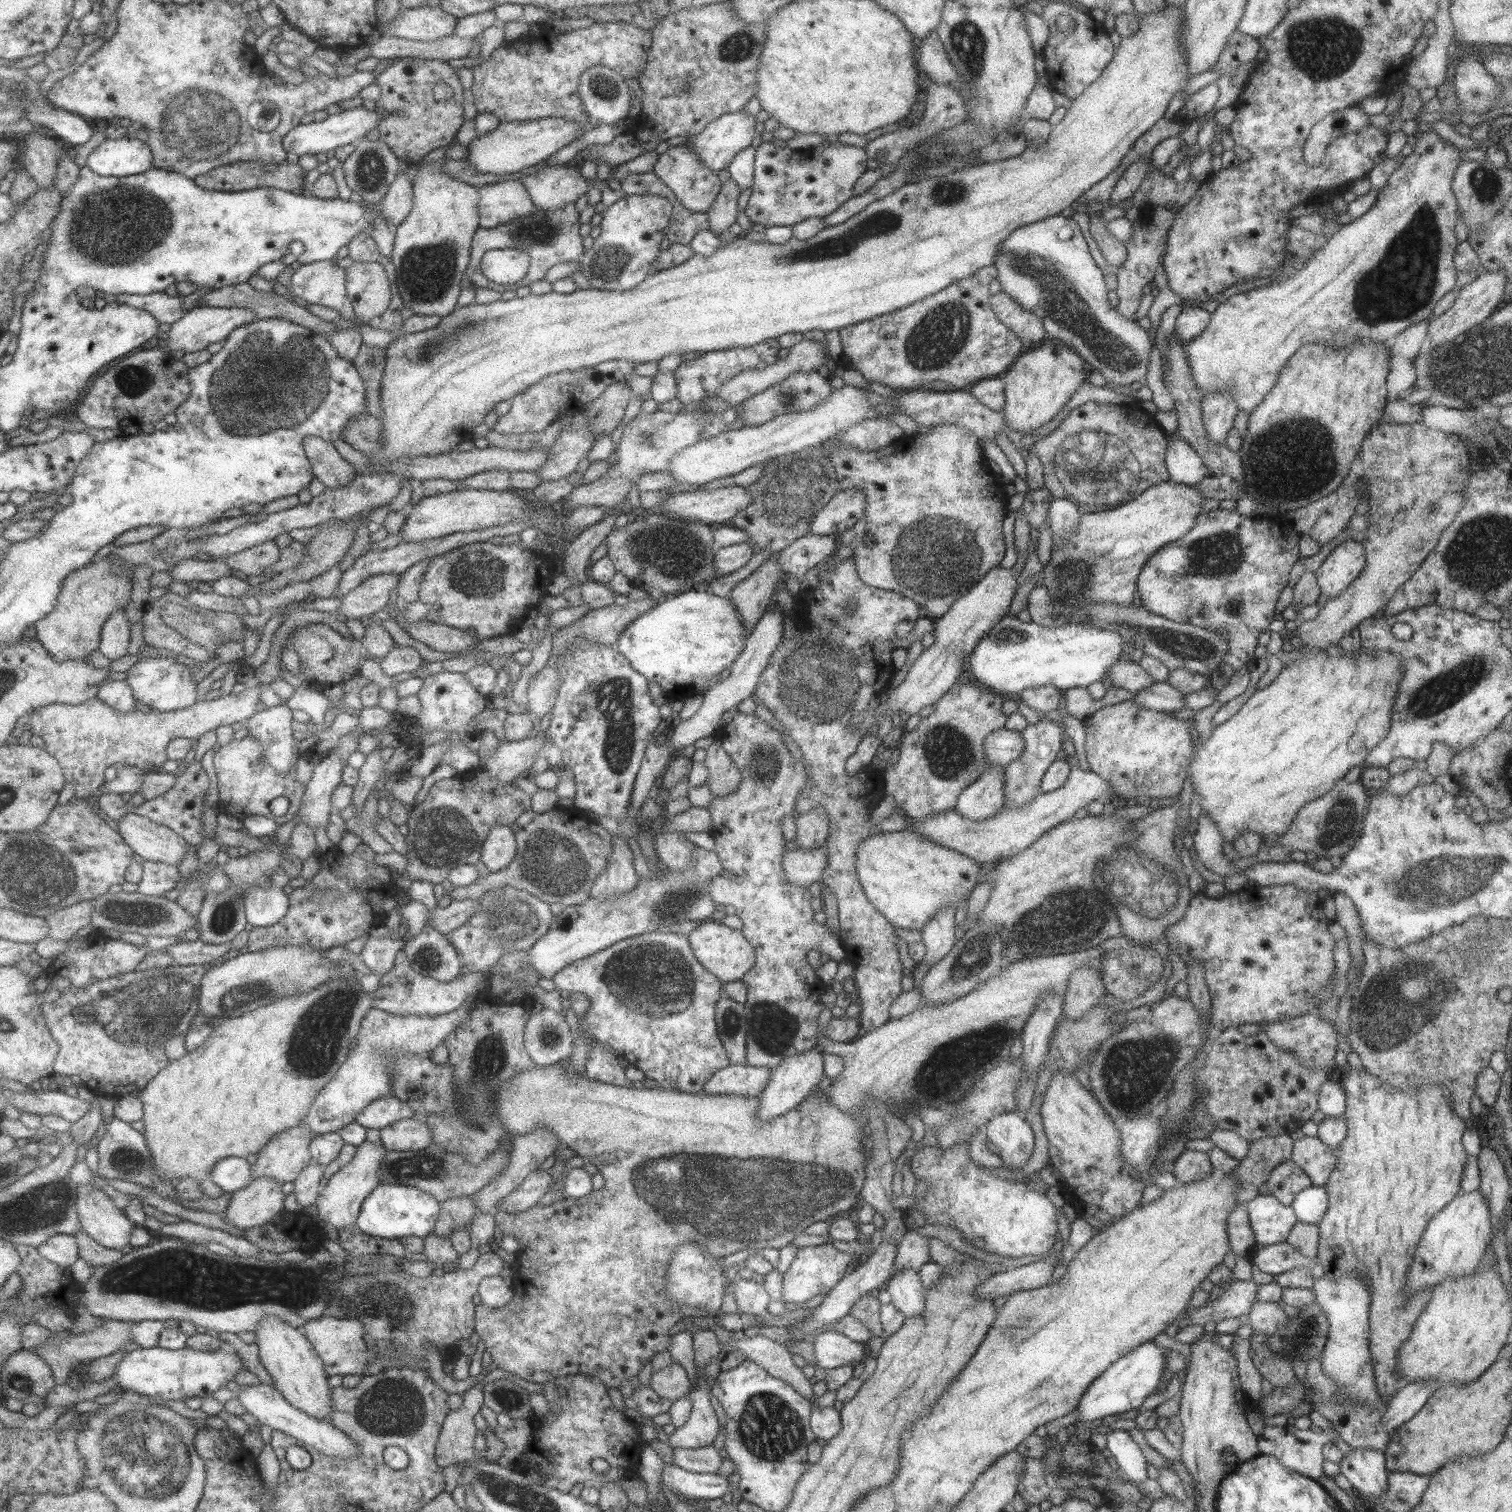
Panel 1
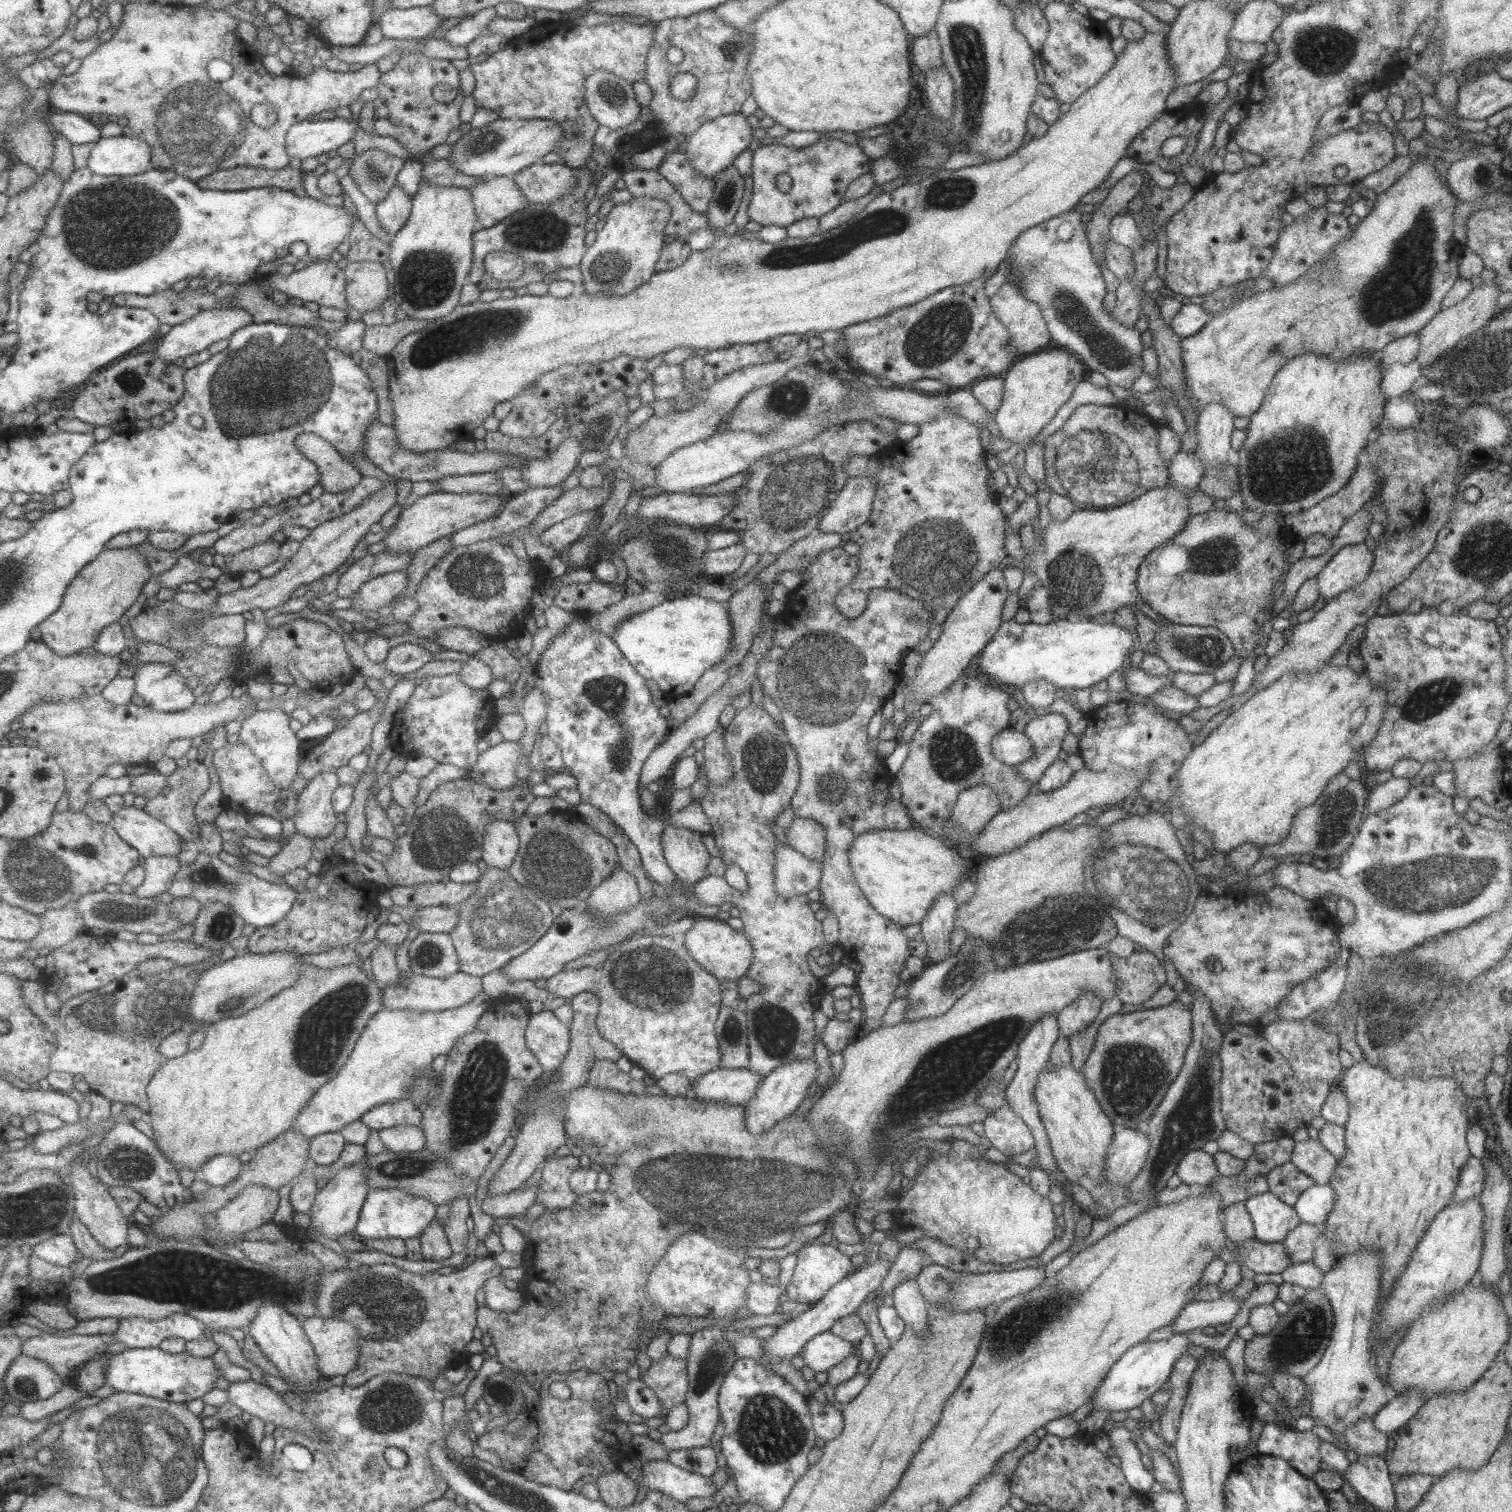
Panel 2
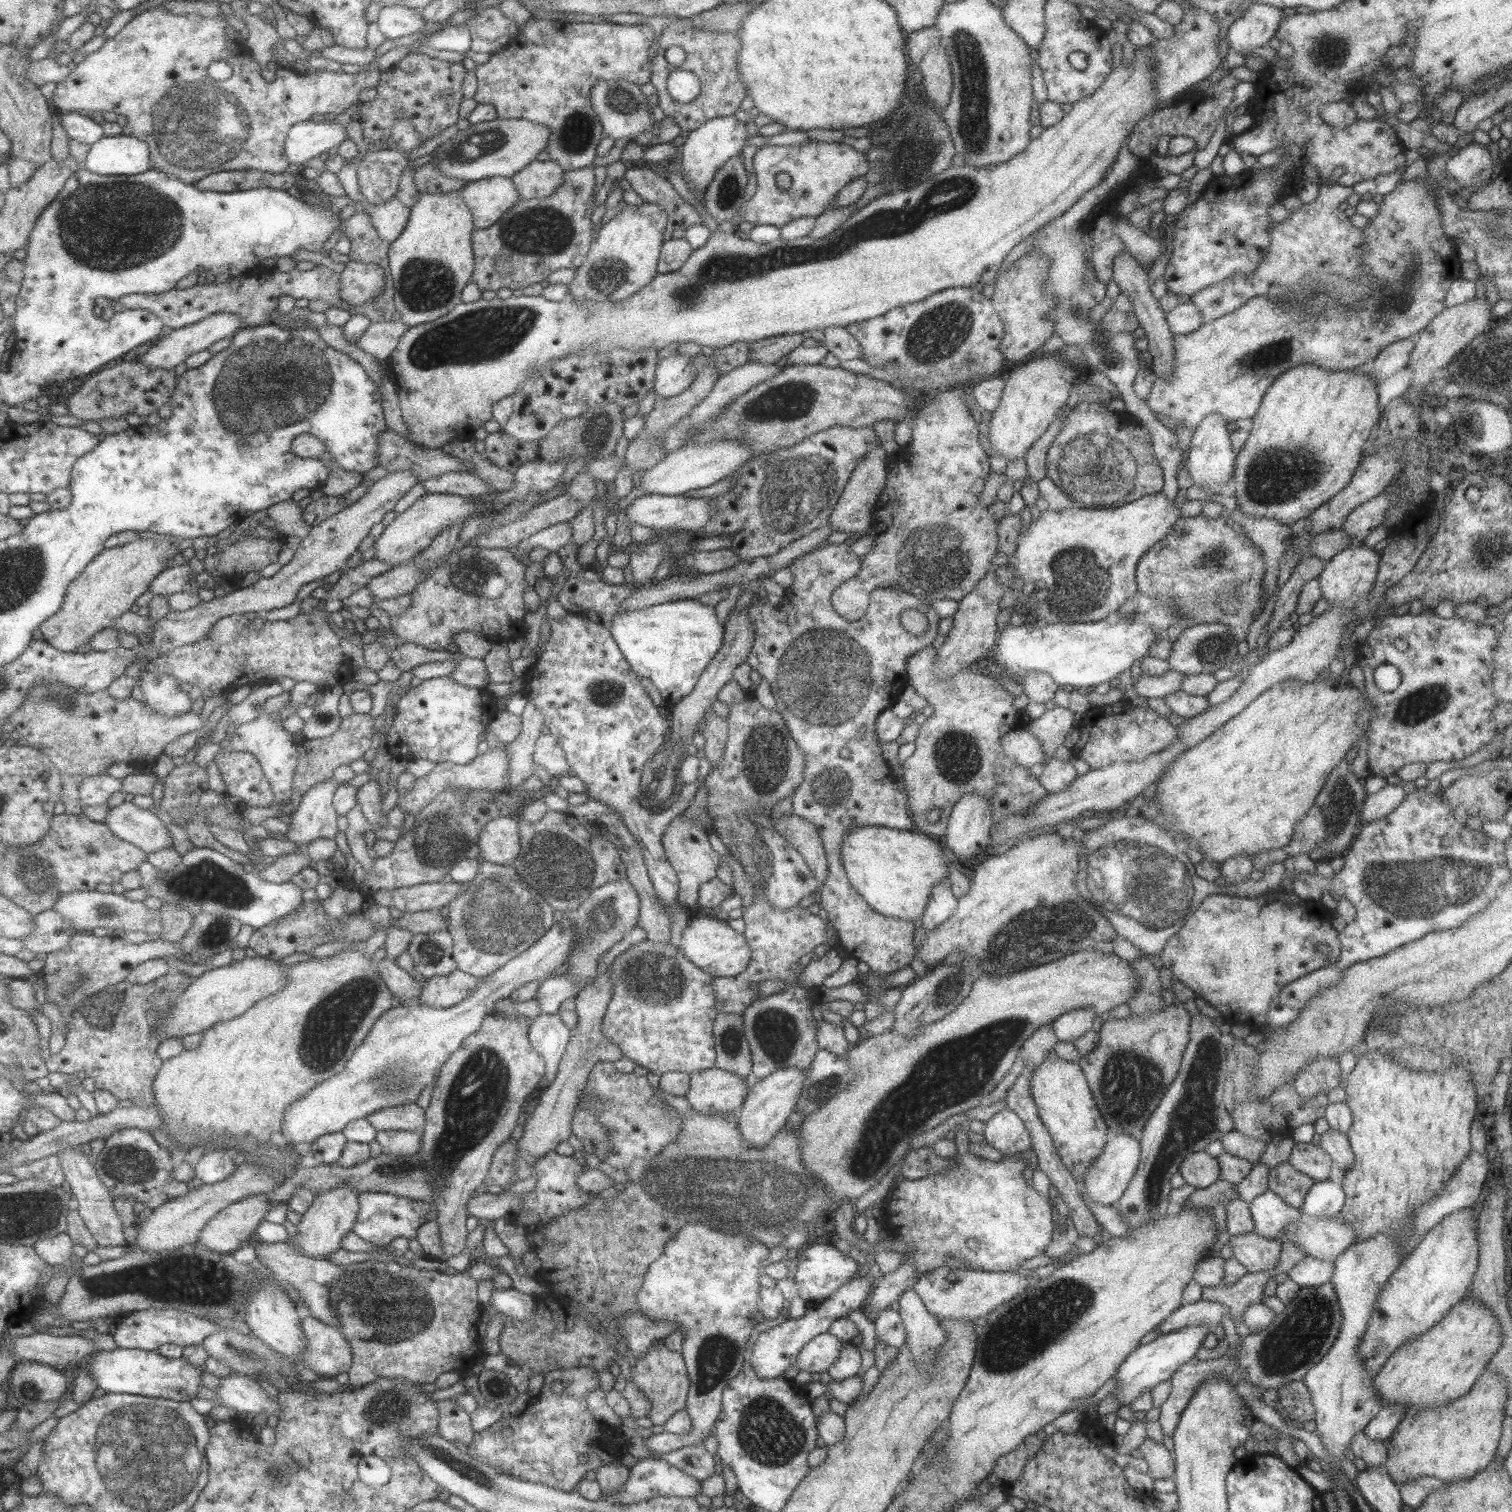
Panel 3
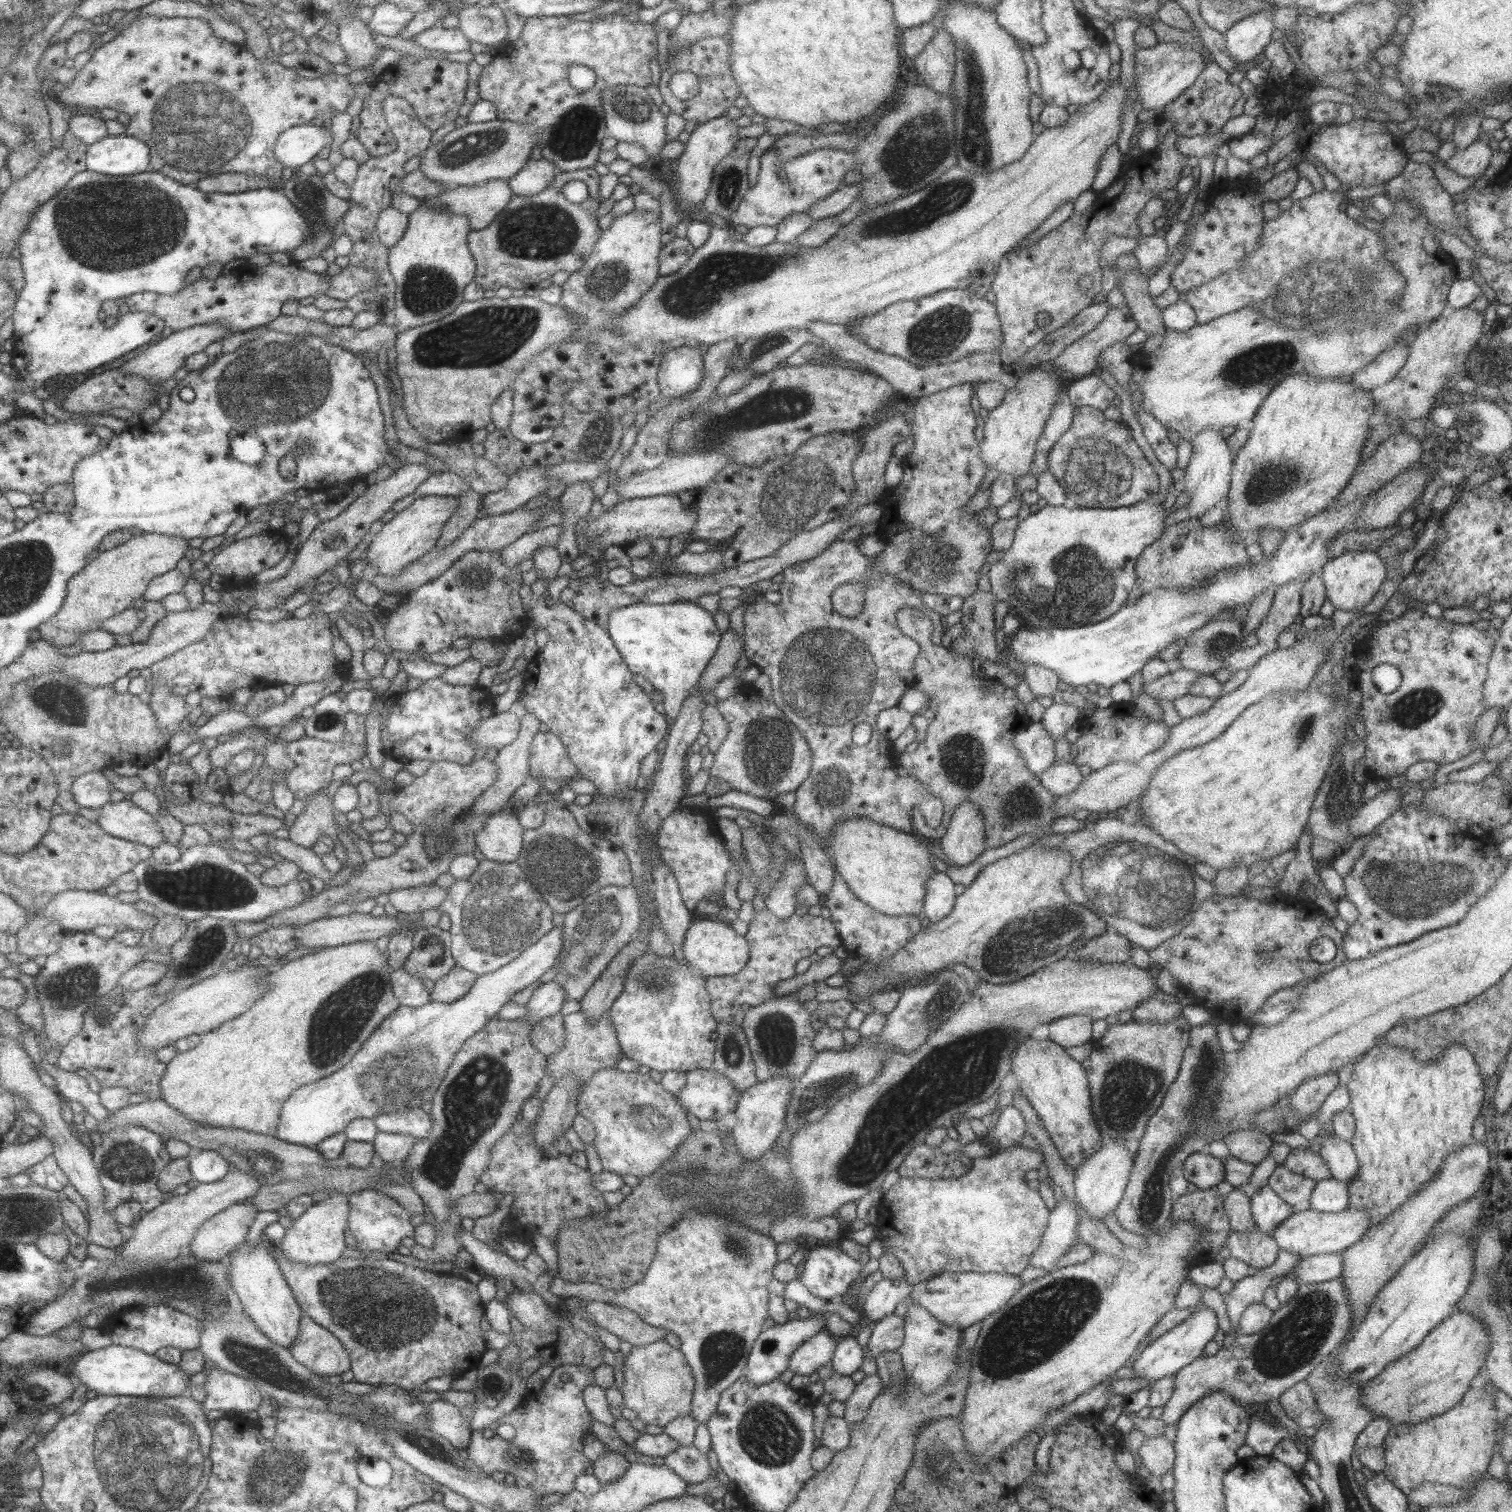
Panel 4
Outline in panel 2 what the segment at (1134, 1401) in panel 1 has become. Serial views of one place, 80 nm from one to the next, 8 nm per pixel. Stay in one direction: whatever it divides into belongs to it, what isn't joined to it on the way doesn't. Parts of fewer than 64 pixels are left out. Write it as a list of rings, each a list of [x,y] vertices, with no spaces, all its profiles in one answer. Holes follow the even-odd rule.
[[[1173,1333],[1167,1340],[1145,1340],[1127,1348],[1109,1367],[1105,1378],[1090,1396],[1091,1410],[1115,1412],[1138,1407],[1145,1398],[1150,1398],[1156,1390],[1161,1389],[1161,1385],[1170,1375],[1171,1366],[1173,1366],[1175,1359],[1185,1355],[1185,1350],[1189,1345],[1186,1333]]]

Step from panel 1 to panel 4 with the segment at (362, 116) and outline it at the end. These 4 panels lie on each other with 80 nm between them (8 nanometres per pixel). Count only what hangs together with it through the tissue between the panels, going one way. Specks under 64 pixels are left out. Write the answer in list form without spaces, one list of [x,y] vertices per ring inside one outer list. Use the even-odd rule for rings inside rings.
[[[318,122],[303,123],[284,130],[274,144],[274,157],[284,167],[297,170],[309,162],[333,140],[331,129],[321,127]]]

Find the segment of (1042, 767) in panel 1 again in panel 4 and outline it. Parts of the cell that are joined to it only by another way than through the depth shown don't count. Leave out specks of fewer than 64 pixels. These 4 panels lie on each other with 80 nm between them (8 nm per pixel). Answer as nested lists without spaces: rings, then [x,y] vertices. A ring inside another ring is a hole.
[[[1070,702],[1053,703],[1049,708],[1045,708],[1040,722],[1049,739],[1056,741],[1060,739],[1059,737],[1064,736],[1069,728],[1075,727],[1079,717],[1080,712]]]

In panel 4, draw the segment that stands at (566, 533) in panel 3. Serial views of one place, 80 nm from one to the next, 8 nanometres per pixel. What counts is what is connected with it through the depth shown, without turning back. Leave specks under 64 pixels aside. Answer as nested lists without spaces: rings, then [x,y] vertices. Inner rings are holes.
[[[549,525],[536,531],[529,531],[499,550],[503,562],[508,567],[522,566],[537,548],[556,546],[560,535],[560,526]]]

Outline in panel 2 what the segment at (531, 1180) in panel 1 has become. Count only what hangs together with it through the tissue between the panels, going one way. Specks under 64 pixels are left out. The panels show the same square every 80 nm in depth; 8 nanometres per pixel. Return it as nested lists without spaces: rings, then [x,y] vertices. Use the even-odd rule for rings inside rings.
[[[539,1185],[521,1186],[516,1191],[510,1191],[495,1196],[486,1195],[479,1203],[479,1212],[491,1218],[507,1218],[523,1215],[525,1210],[535,1203],[535,1195]]]

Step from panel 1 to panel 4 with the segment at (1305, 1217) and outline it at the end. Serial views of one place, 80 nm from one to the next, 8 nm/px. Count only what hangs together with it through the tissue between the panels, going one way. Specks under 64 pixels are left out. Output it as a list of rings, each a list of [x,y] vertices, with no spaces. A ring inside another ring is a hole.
[[[1335,1179],[1317,1181],[1309,1198],[1309,1209],[1323,1213],[1339,1213],[1347,1208],[1347,1204],[1349,1195],[1346,1183]]]

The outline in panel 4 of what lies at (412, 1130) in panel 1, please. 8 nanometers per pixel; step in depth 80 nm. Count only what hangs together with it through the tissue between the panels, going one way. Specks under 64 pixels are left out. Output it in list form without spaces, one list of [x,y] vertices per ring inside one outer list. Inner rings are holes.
[[[377,1131],[371,1143],[383,1163],[395,1164],[406,1160],[415,1141],[414,1136]]]

